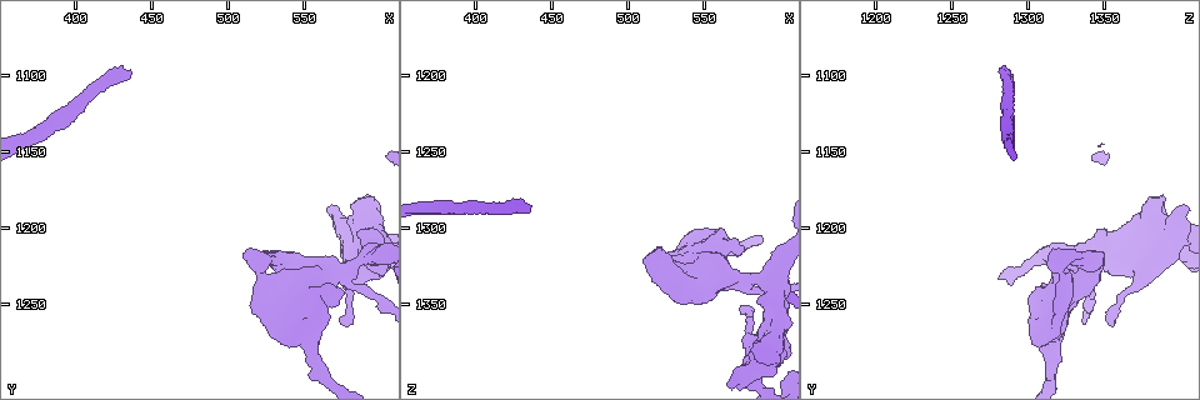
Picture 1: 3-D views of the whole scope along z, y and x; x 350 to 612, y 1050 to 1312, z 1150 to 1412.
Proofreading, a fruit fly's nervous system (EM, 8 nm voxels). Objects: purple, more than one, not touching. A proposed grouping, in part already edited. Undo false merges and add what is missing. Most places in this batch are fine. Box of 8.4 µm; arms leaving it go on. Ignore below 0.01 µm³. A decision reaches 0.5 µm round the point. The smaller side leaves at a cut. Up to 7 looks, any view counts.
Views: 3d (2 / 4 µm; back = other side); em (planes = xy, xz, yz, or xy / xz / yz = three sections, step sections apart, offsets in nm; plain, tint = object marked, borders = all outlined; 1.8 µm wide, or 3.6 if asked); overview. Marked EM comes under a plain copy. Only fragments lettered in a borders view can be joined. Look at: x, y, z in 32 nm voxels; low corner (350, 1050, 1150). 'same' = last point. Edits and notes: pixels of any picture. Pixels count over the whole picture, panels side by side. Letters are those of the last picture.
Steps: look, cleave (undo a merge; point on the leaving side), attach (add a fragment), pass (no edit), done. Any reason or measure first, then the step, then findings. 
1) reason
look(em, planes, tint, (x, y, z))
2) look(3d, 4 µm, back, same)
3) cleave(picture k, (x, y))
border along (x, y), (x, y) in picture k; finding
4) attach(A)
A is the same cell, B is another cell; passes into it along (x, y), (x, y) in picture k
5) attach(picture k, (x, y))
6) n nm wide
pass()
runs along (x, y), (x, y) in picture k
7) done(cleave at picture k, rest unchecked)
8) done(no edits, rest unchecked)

sharp bend
look(3d, 4 µm, (584, 1208, 1392))

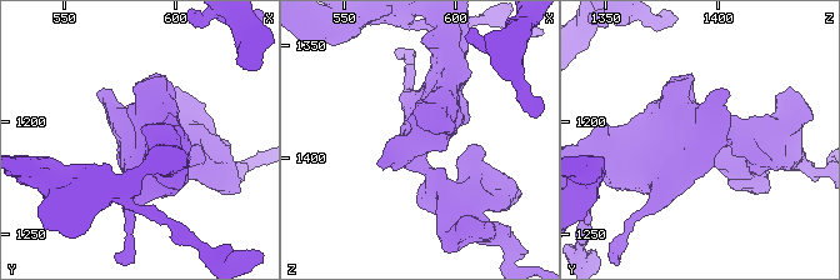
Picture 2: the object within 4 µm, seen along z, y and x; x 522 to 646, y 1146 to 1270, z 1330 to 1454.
look(em, planes, borders, (584, 1209, 1390))

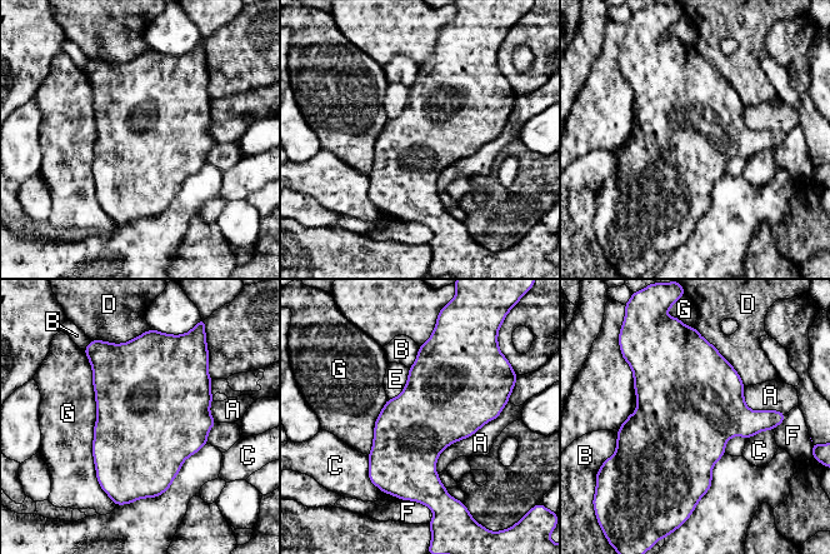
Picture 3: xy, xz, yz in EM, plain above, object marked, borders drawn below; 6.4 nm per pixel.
500 nm wide
pass()
A, B, C, D, E, F and G are other cells; border along (409, 368), (404, 389), (389, 399) in picture 3; all the same neuron

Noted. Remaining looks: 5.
tapers out
look(em, xy, step 8, borders, (574, 1260, 1352))

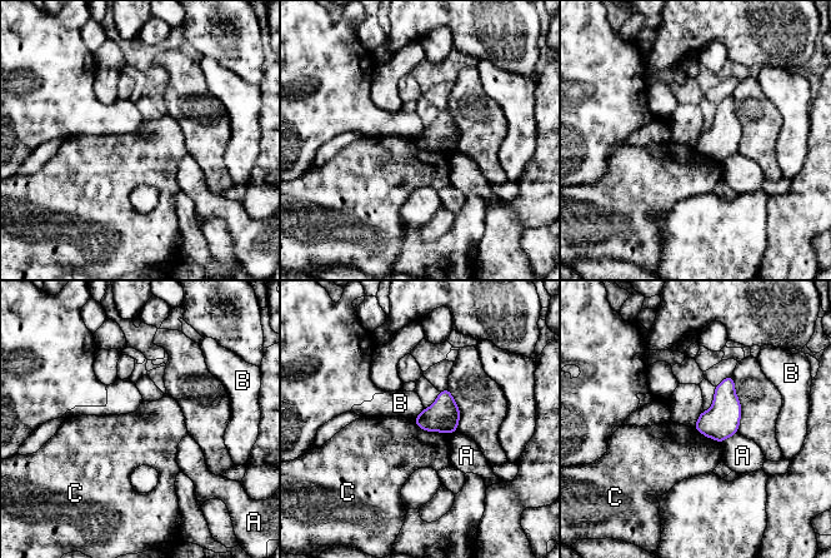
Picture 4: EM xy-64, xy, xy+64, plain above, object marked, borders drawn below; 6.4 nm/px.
C touches over 280 nm
pass()
A, B and C are other cells; none of them fits

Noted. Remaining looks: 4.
an open end
look(em, planes, borders, (438, 1094, 1288))

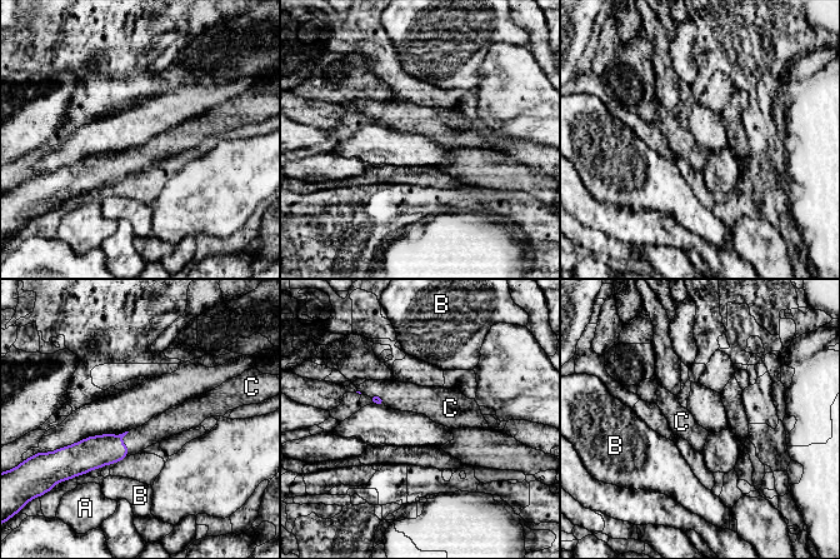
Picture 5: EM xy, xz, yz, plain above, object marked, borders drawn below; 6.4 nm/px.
attach(C)
C is the same cell, A and B are other cells; passes into it along (94, 452), (124, 444), (159, 428) in picture 5; the neuron continues

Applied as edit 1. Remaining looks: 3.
done(attach at picture 5, rest unchecked)

